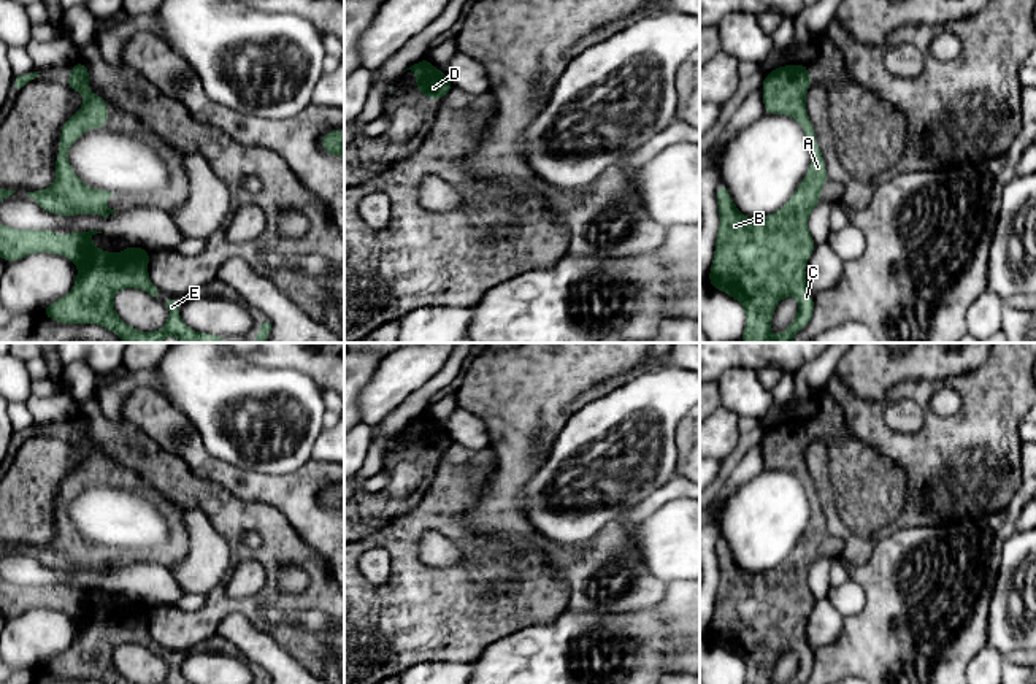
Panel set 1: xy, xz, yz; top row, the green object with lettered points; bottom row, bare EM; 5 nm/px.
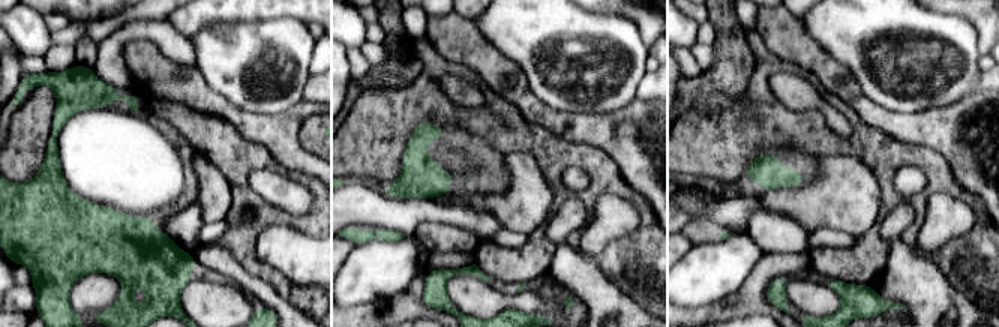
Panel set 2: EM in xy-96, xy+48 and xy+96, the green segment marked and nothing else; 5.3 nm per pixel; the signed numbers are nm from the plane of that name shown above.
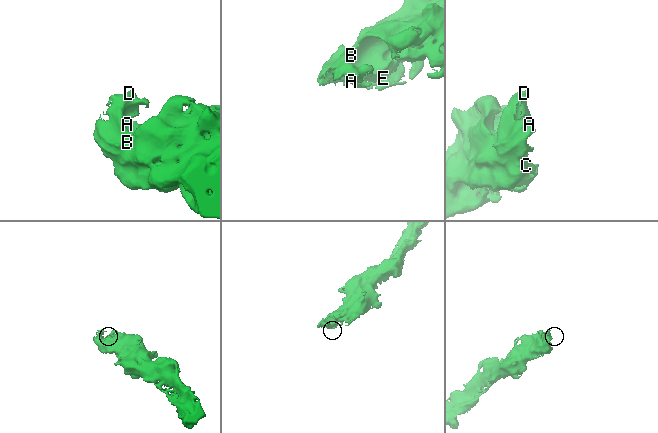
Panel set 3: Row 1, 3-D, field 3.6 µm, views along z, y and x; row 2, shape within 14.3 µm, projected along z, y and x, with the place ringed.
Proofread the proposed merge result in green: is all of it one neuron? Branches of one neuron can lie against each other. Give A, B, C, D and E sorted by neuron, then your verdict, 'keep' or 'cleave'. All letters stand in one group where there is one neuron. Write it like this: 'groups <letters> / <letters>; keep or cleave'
groups A B C D E; keep

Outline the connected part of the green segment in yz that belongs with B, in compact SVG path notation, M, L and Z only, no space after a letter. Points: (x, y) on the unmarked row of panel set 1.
M801 419L781 421L771 425L765 430L762 440L763 468L792 471L804 486L811 505L809 525L790 555L773 570L749 574L735 562L728 543L723 538L717 541L716 555L720 579L708 638L741 659L747 674L746 684L771 684L773 668L777 659L789 651L793 651L800 662L793 678L787 684L804 684L814 671L814 651L806 640L806 621L817 598L808 586L808 571L820 559L820 546L830 533L825 525L815 484L804 460L806 448L811 441L809 421Z

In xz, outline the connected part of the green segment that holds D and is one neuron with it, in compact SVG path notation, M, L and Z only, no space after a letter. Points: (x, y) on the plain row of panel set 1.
M427 413L420 414L406 425L411 425L416 430L417 441L414 448L424 449L435 457L439 457L447 448L454 444L449 432L439 424L433 422Z

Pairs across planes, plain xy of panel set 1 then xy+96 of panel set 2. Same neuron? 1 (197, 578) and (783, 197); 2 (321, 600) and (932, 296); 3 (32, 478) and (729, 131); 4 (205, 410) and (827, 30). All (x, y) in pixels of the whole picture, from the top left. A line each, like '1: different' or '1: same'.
1: same
2: different
3: same
4: same

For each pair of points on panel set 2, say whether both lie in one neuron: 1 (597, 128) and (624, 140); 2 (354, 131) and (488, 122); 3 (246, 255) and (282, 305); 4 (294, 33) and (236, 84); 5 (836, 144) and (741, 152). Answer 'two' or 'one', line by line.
1: one
2: one
3: two
4: one
5: one

